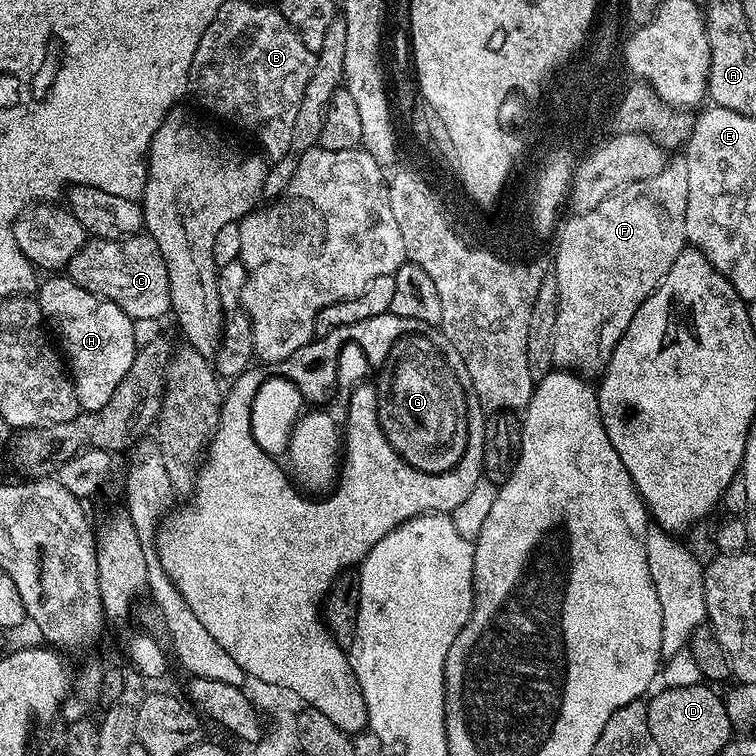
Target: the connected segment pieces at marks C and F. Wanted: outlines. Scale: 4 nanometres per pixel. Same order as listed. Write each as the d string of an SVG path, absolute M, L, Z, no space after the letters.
M147 234L127 236L123 242L89 239L80 247L78 254L74 254L66 275L78 282L78 286L114 302L132 320L160 320L169 315L172 303L166 262L162 258L162 250L158 250L158 242Z
M676 154L665 163L661 172L654 174L654 178L639 180L633 184L628 184L624 188L619 188L611 196L607 196L605 200L598 202L598 206L594 206L594 210L586 210L579 214L569 215L569 220L566 221L565 219L563 221L562 227L554 240L554 243L556 242L556 273L554 273L554 279L556 281L556 289L558 290L558 322L554 322L553 365L575 372L585 378L599 377L604 369L608 367L612 351L622 338L622 334L626 334L626 326L630 326L630 318L634 318L634 314L642 306L642 302L646 302L646 298L650 298L650 294L660 285L662 278L666 278L666 274L670 274L670 266L674 266L674 258L678 258L678 254L684 252L686 247L684 235L686 234L687 189L686 162L683 155Z

